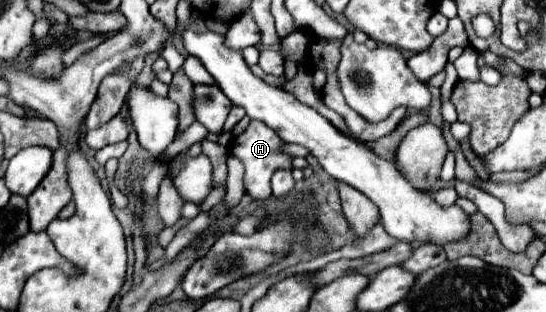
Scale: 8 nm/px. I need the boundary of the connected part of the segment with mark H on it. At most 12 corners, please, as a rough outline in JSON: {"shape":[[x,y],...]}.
{"shape":[[250,121],[230,149],[246,167],[254,201],[270,193],[274,171],[292,169],[284,141],[262,121]]}

